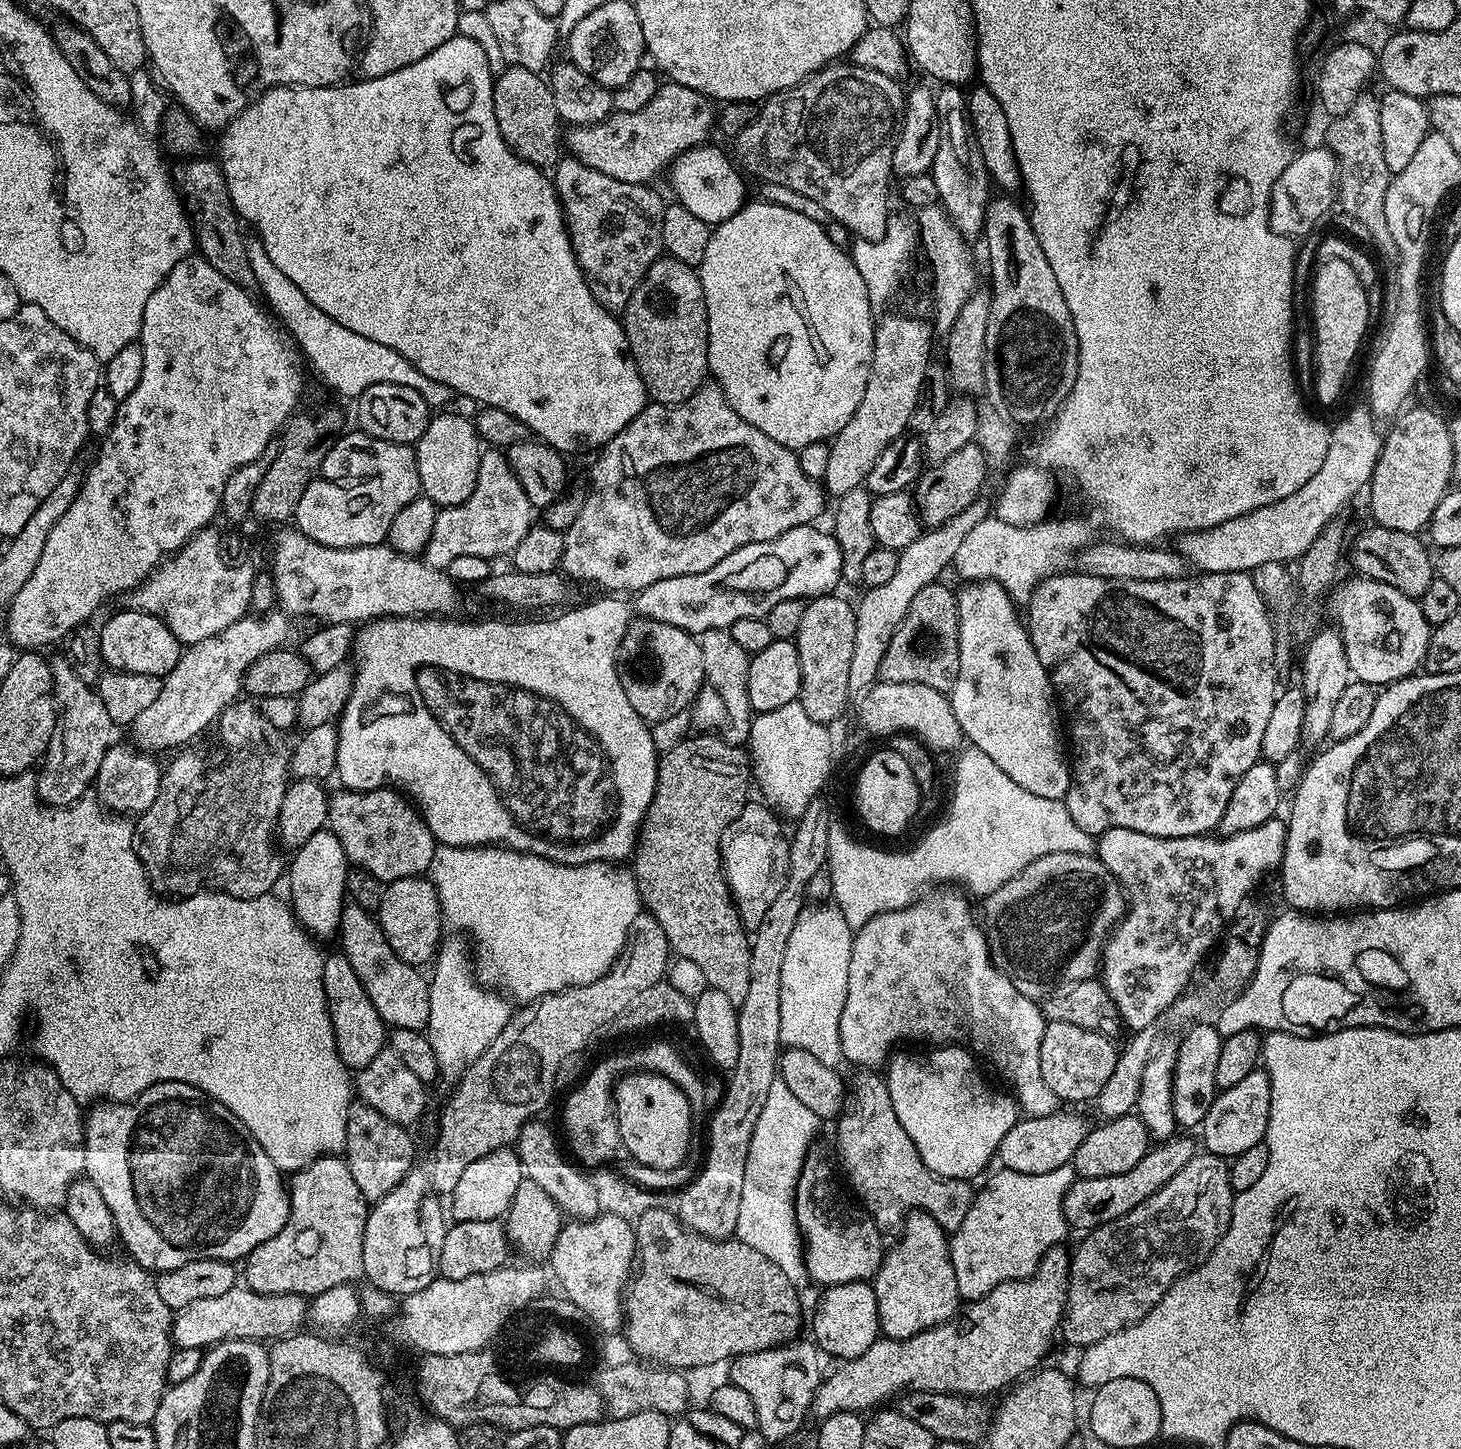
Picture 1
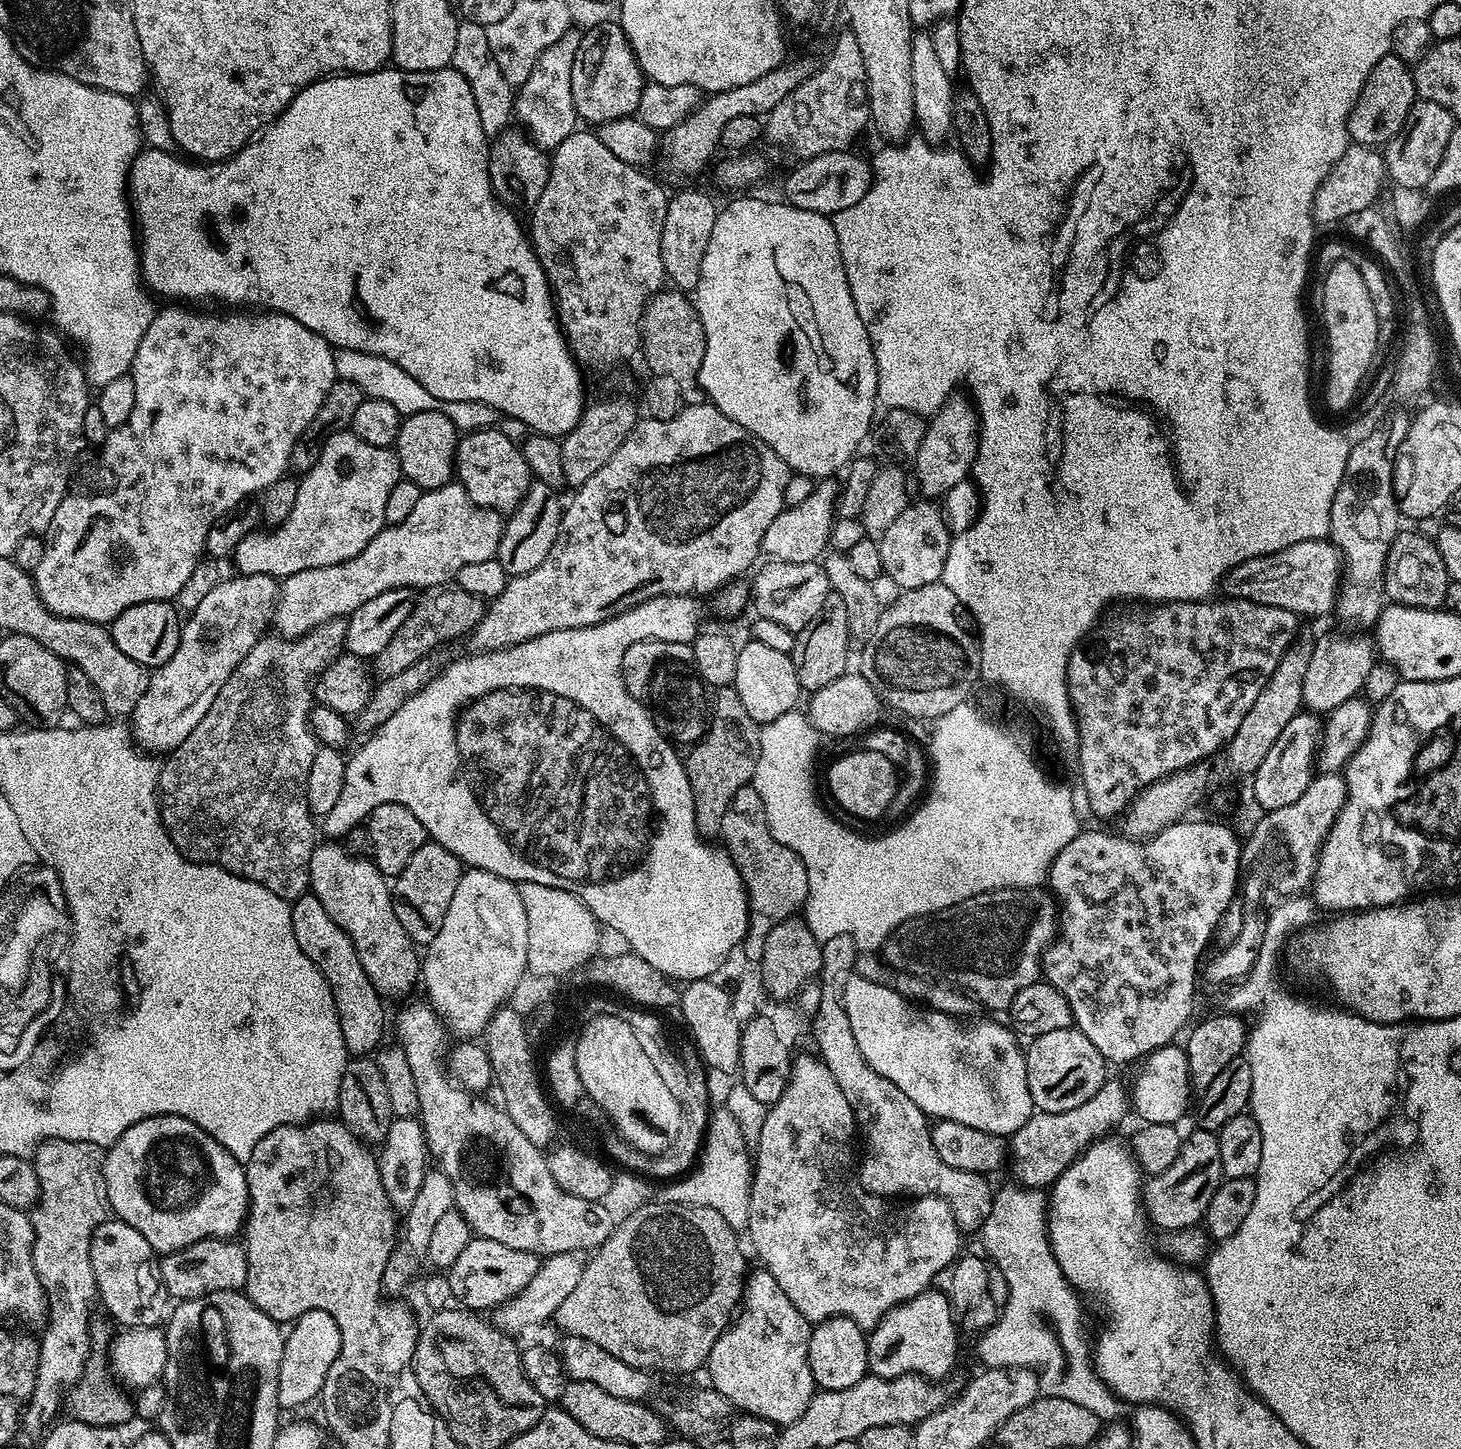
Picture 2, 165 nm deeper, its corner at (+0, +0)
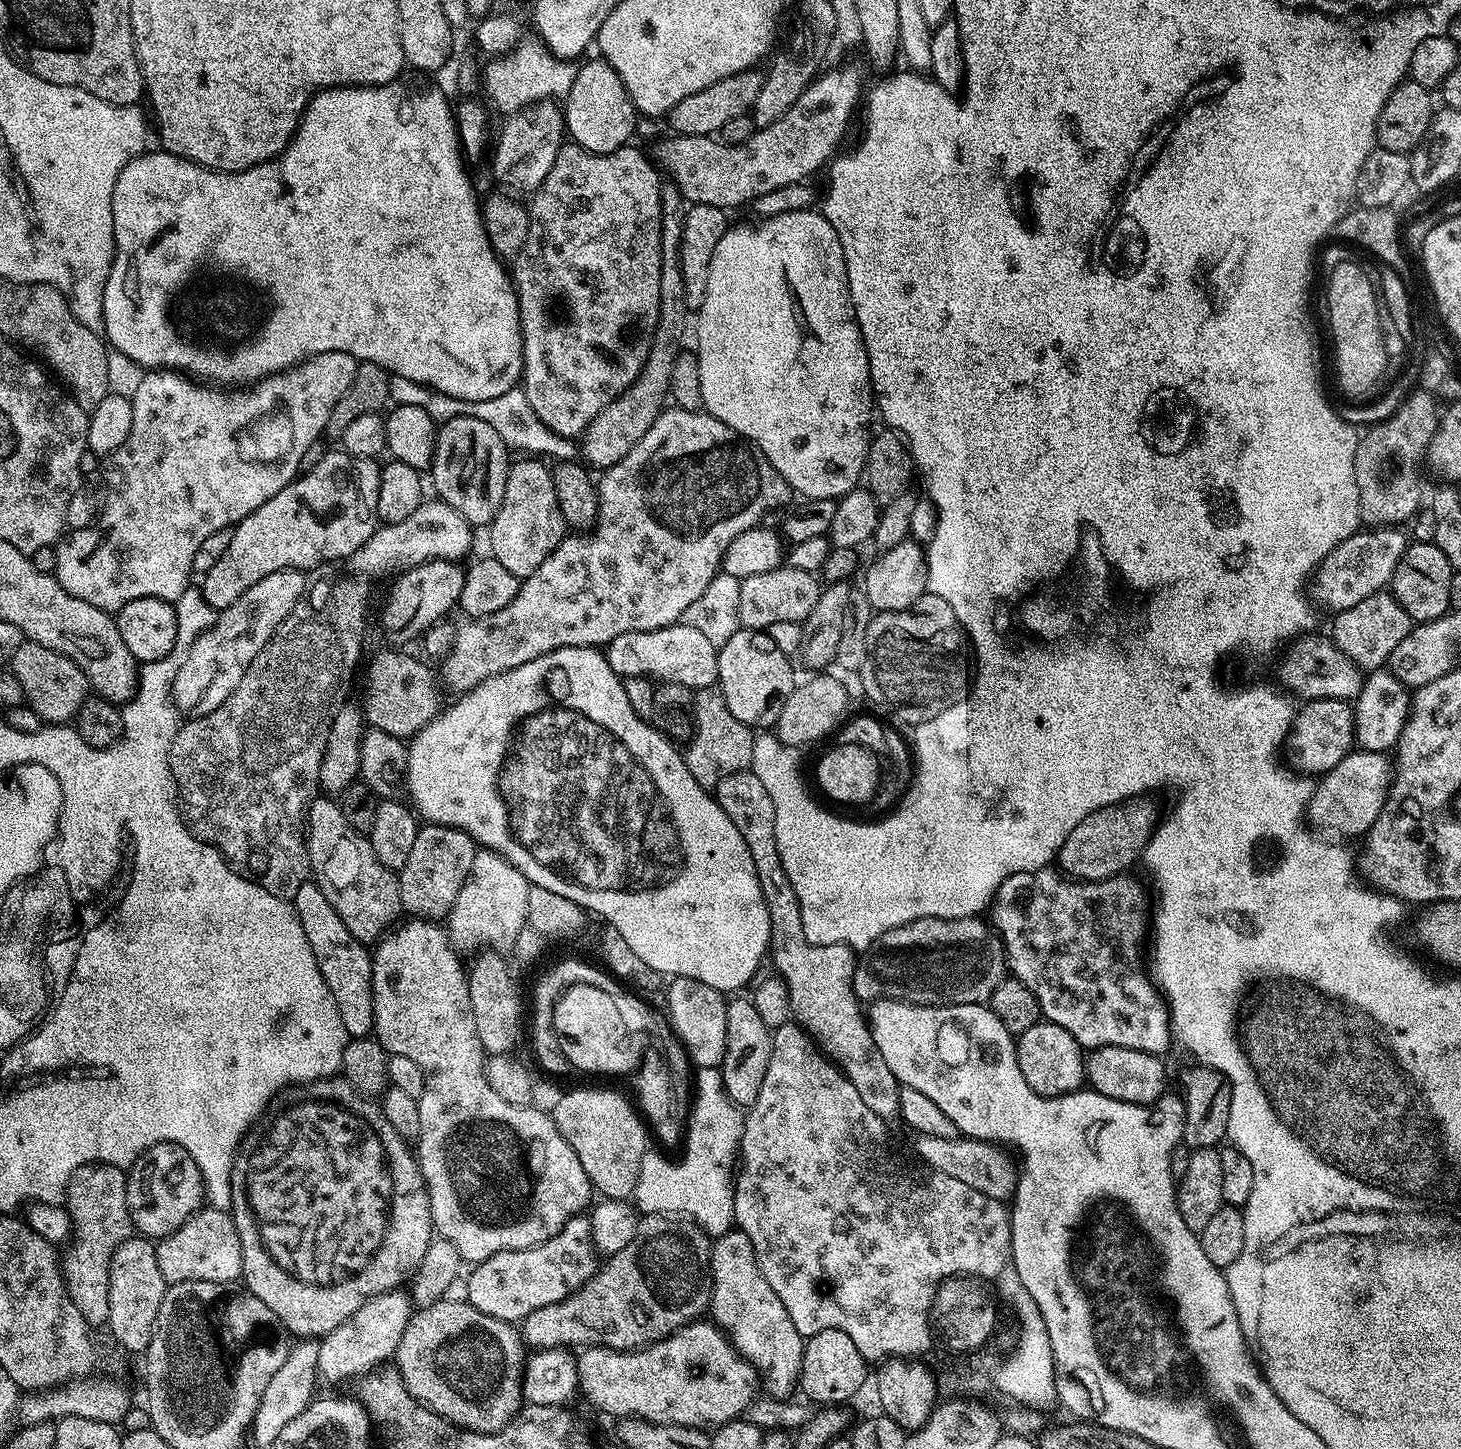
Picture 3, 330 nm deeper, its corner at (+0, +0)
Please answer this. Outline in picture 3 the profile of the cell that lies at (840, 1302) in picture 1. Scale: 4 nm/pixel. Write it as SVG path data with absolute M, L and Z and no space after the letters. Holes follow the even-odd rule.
M822 1330L818 1334L807 1337L804 1353L802 1354L802 1370L800 1371L799 1391L805 1392L809 1396L807 1399L816 1406L844 1406L847 1400L859 1390L864 1384L864 1379L869 1379L870 1368L862 1358L862 1354L858 1354L858 1346L854 1346L850 1334L846 1334L842 1330Z

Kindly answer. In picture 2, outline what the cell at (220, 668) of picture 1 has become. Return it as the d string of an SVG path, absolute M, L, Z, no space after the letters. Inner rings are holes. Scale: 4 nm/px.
M458 482L424 490L405 521L385 526L354 558L283 577L278 584L275 631L289 638L305 636L322 622L351 616L362 602L391 588L423 590L449 583L464 566L495 557L505 523L501 513L474 503Z

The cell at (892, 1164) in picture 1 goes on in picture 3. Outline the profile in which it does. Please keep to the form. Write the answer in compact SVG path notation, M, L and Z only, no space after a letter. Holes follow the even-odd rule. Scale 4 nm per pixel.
M750 770L735 772L716 783L714 789L716 801L726 810L726 818L738 826L738 834L742 834L746 847L750 850L750 858L754 858L754 870L758 874L758 886L762 886L762 898L766 902L766 910L770 914L770 930L772 942L770 945L770 964L777 968L779 979L783 981L789 992L789 1006L795 1023L799 1024L812 1037L817 1048L844 1073L852 1083L854 1090L862 1094L862 1102L874 1110L874 1114L885 1118L895 1117L900 1111L901 1083L896 1075L886 1066L886 1058L874 1046L872 1029L862 1011L861 1001L856 999L852 990L852 979L858 963L857 953L843 946L827 944L811 944L802 930L802 918L798 906L798 894L794 894L794 886L782 866L782 858L778 850L776 837L776 815L774 802L770 802L770 794L766 794L766 786L758 782L758 778Z

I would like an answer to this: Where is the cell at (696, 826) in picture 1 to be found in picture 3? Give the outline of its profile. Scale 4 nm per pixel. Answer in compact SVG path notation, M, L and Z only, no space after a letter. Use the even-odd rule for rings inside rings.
M719 687L697 688L692 697L692 719L694 727L687 741L688 752L683 753L690 774L703 788L715 789L716 783L735 772L751 769L754 754L753 729L747 724L738 722L734 714L726 706L726 698L720 693Z

